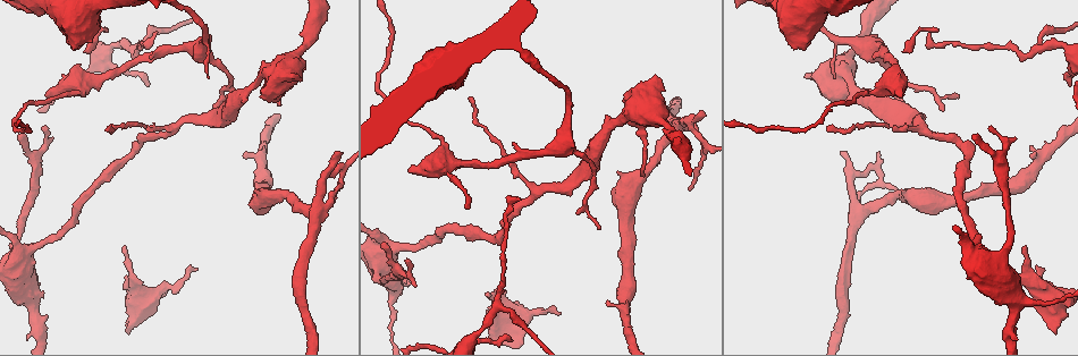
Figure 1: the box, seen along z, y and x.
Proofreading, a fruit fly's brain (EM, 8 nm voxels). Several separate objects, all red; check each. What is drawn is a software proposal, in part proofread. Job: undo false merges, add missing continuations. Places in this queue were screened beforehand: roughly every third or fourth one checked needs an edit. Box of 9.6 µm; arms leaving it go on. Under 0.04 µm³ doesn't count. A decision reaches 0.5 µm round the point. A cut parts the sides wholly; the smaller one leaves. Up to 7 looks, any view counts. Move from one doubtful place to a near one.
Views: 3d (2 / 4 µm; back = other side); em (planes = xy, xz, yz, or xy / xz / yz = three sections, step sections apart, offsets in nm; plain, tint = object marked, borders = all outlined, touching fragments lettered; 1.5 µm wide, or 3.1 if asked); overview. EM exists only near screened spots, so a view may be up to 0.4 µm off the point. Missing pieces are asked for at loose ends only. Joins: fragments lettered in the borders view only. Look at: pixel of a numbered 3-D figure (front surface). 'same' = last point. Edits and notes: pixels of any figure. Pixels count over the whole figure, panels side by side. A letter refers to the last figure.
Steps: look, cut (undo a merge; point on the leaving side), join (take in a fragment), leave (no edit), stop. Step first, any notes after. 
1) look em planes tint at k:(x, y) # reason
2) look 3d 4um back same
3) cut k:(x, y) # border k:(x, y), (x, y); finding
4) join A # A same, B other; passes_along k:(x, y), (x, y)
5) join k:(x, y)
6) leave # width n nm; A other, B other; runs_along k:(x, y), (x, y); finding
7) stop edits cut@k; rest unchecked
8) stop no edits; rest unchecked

look em xz step 4 borders at 1:(132, 47) # narrows sharply

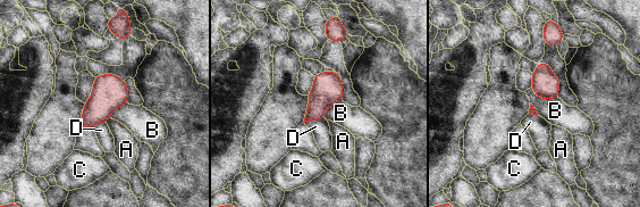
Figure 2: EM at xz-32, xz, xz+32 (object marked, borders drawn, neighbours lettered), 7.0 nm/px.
leave # width 190 nm; A other, B other, C other, D other; border 2:(109, 117), (104, 122); all the same neuron

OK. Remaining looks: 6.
look em planes tint at 1:(21, 137) # branch stops here

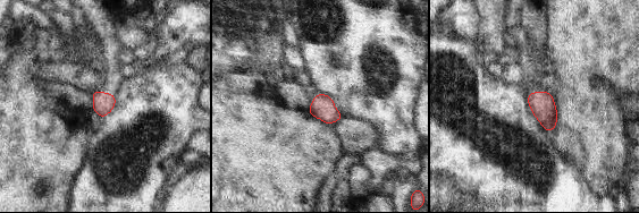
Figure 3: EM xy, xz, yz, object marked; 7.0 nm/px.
look em planes borders same

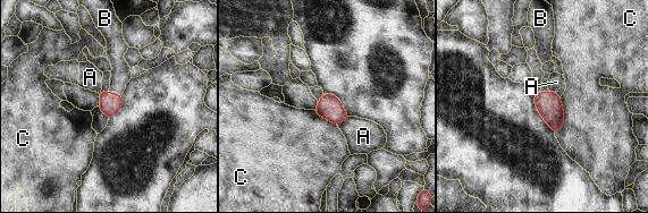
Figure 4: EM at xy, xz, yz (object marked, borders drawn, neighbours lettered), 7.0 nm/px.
join B # longest_contact C 260 nm; A other, B same, C other; passes_along 4:(110, 103), (114, 93), (120, 75); the neuron continues

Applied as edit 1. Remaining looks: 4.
look 3d 4um back at 1:(399, 292) # three arms meet

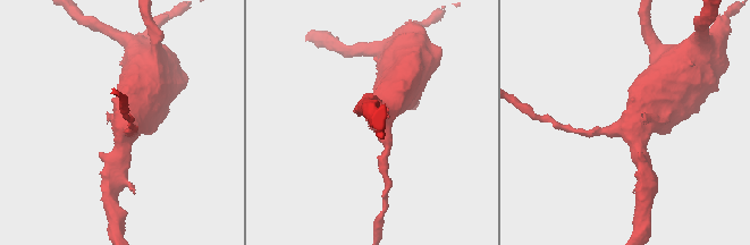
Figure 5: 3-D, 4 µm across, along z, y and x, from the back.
look em planes borders at 5:(634, 126) # arms 3; need the tissue

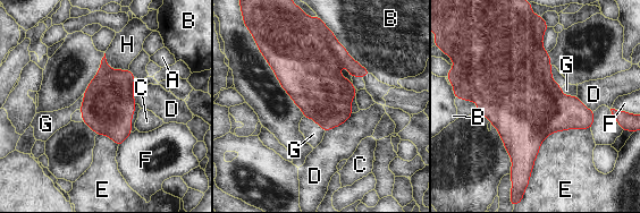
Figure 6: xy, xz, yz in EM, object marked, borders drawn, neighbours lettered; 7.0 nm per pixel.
leave # width 360 nm; A other, B other, C other, D other, E other, F other, G other, H other; border 6:(304, 116), (313, 119), (325, 131); one neuron here

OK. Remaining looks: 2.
stop edits join@4; rest unchecked

